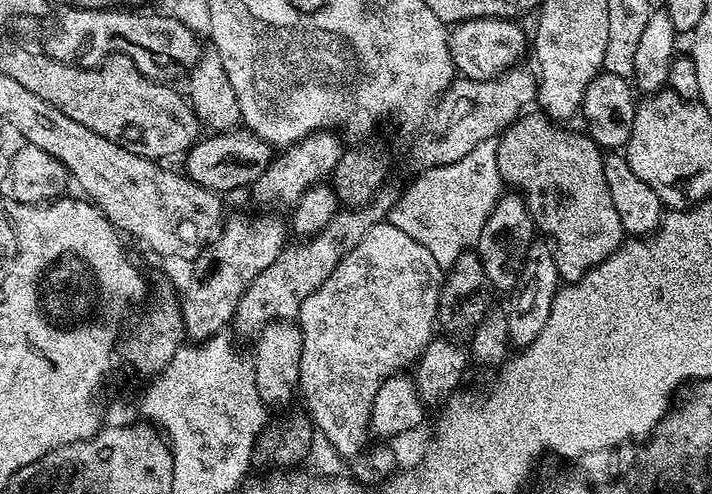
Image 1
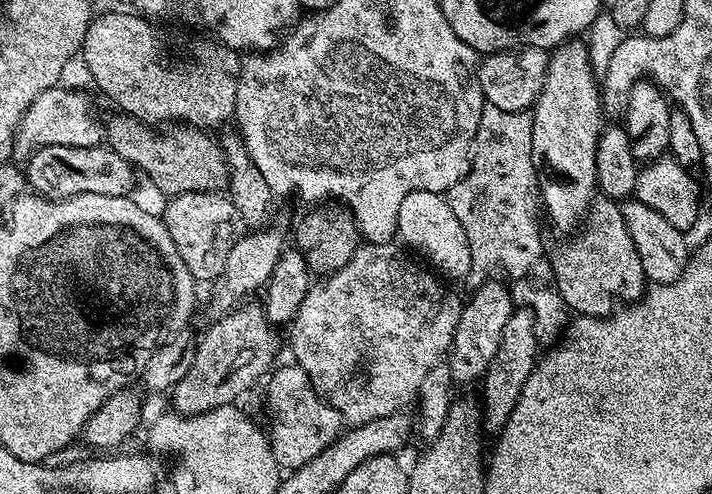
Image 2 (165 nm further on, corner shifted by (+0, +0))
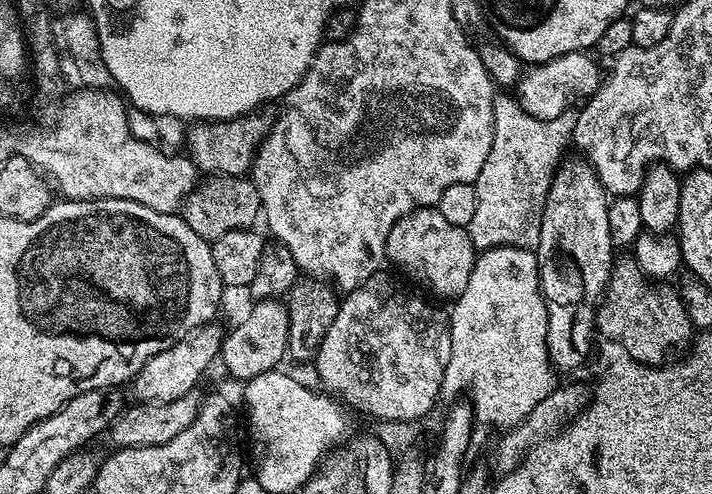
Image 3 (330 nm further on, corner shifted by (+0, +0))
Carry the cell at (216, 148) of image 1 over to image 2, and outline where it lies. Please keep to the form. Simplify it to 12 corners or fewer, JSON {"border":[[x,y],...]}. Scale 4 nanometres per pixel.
{"border":[[42,146],[35,195],[128,196],[134,165],[111,146]]}

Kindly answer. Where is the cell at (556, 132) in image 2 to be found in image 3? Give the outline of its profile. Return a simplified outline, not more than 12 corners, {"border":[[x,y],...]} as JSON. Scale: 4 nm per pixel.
{"border":[[591,164],[552,175],[534,250],[548,359],[582,367],[614,263]]}

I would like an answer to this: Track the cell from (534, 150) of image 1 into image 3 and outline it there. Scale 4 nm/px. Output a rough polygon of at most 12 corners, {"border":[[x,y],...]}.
{"border":[[628,254],[615,261],[596,331],[637,364],[694,339],[679,291]]}

